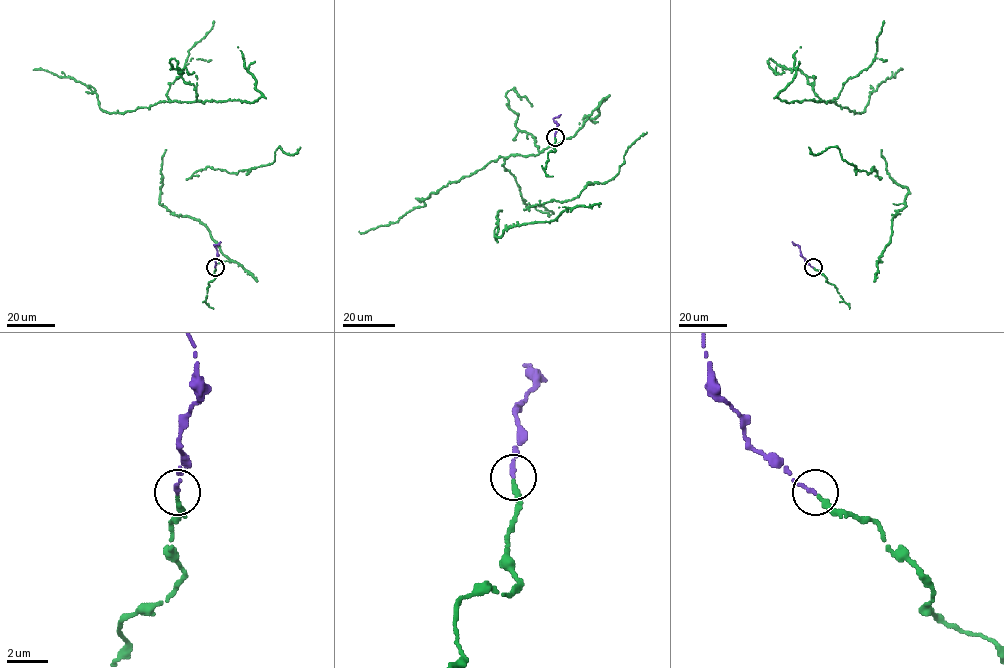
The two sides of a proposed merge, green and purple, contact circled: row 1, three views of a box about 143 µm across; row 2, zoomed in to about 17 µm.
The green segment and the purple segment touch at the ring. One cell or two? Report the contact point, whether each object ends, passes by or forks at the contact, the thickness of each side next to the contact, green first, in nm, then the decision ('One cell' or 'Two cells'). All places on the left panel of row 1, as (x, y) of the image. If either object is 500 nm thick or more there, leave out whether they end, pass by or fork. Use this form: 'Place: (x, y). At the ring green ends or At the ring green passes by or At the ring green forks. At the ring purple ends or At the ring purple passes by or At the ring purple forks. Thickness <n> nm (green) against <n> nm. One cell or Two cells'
Place: (215, 267). At the ring green ends. At the ring purple ends. Thickness 280 nm (green) against 220 nm. One cell

